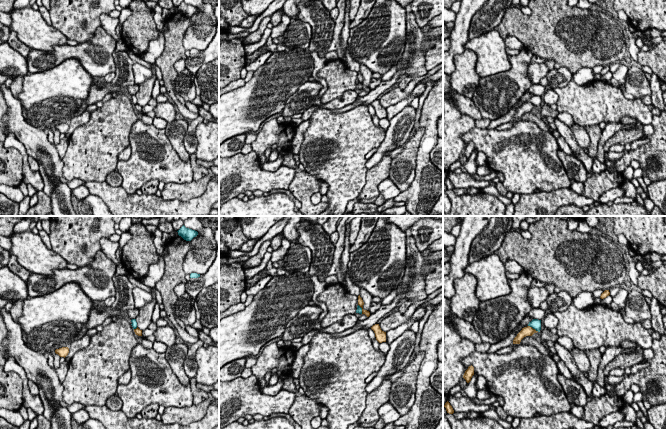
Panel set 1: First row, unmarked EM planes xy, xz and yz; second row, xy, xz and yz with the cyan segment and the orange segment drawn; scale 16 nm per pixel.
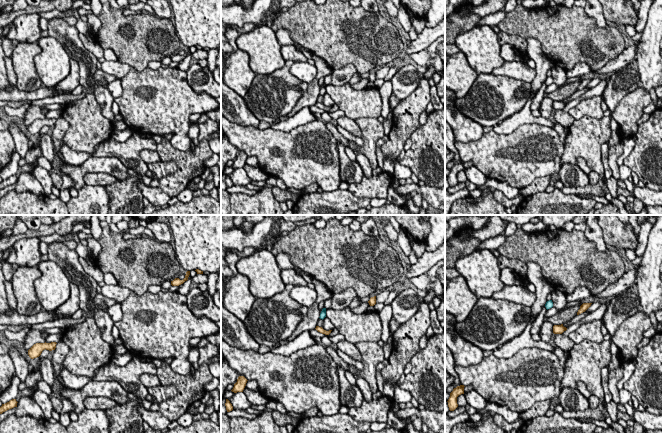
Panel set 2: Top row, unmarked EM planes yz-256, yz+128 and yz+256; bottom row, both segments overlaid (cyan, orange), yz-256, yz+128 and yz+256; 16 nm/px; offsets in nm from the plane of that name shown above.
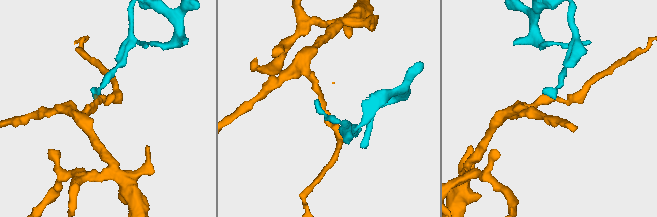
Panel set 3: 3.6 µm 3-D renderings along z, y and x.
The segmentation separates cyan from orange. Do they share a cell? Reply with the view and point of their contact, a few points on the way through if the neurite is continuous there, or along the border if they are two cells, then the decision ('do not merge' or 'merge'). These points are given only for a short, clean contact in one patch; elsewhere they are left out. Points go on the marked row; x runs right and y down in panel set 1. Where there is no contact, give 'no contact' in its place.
yz (533, 328) | along yz (528, 325), (538, 331) | do not merge

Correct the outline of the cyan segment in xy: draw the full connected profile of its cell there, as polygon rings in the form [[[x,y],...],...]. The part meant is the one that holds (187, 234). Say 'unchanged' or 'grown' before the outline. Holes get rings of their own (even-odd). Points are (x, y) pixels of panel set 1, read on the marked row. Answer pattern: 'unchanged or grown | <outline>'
unchanged | [[[184,225],[177,232],[178,235],[186,241],[191,241],[194,237],[198,235],[197,231],[186,228]]]

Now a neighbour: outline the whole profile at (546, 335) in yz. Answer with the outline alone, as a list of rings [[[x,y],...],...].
[[[546,327],[541,331],[541,341],[547,351],[549,351],[549,346],[546,344],[546,342],[547,341],[556,342],[557,339],[558,339],[557,335],[554,335]]]

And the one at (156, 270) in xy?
[[[159,256],[159,260],[149,266],[148,273],[144,277],[142,277],[140,281],[150,288],[156,288],[156,283],[162,278],[164,270],[164,258]]]

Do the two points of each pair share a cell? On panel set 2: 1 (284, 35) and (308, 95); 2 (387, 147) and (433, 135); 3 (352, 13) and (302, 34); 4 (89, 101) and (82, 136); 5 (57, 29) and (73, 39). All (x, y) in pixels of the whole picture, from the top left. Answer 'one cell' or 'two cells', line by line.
1: two cells
2: two cells
3: one cell
4: one cell
5: one cell

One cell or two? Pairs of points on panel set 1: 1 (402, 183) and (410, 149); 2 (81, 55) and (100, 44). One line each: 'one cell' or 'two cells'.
1: one cell
2: one cell

